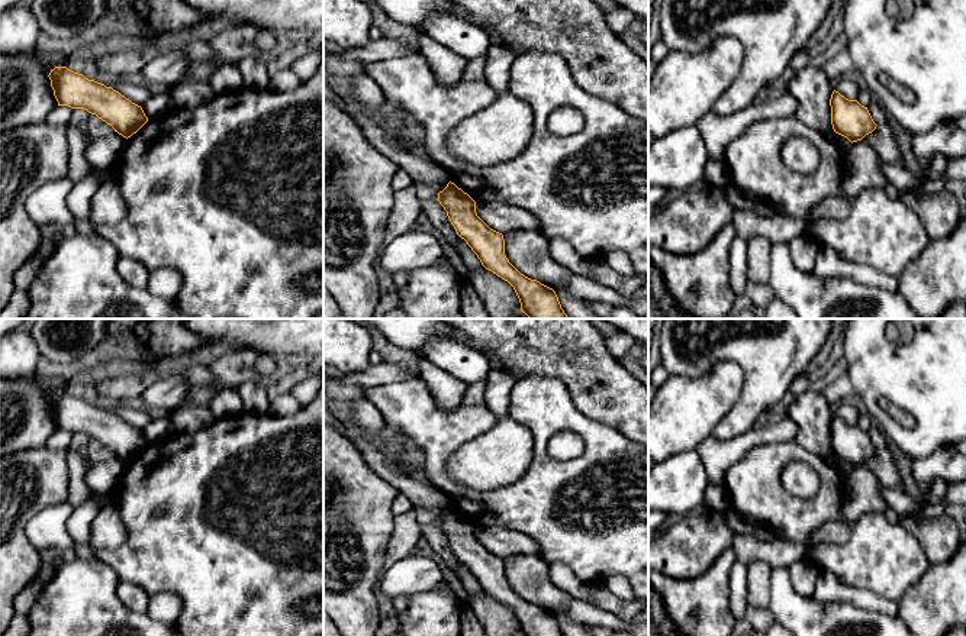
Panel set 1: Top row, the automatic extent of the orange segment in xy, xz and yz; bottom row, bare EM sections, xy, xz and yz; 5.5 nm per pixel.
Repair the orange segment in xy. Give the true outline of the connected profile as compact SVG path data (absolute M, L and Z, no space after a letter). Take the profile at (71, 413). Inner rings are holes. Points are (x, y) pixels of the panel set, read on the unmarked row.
M55 391L48 401L58 430L84 433L126 464L148 446L141 430L112 411L88 404L67 391Z

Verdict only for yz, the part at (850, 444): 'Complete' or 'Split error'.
Complete

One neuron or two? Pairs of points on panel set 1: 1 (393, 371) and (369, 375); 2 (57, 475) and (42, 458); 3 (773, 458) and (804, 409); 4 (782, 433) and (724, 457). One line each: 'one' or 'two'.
1: one
2: one
3: two
4: one

